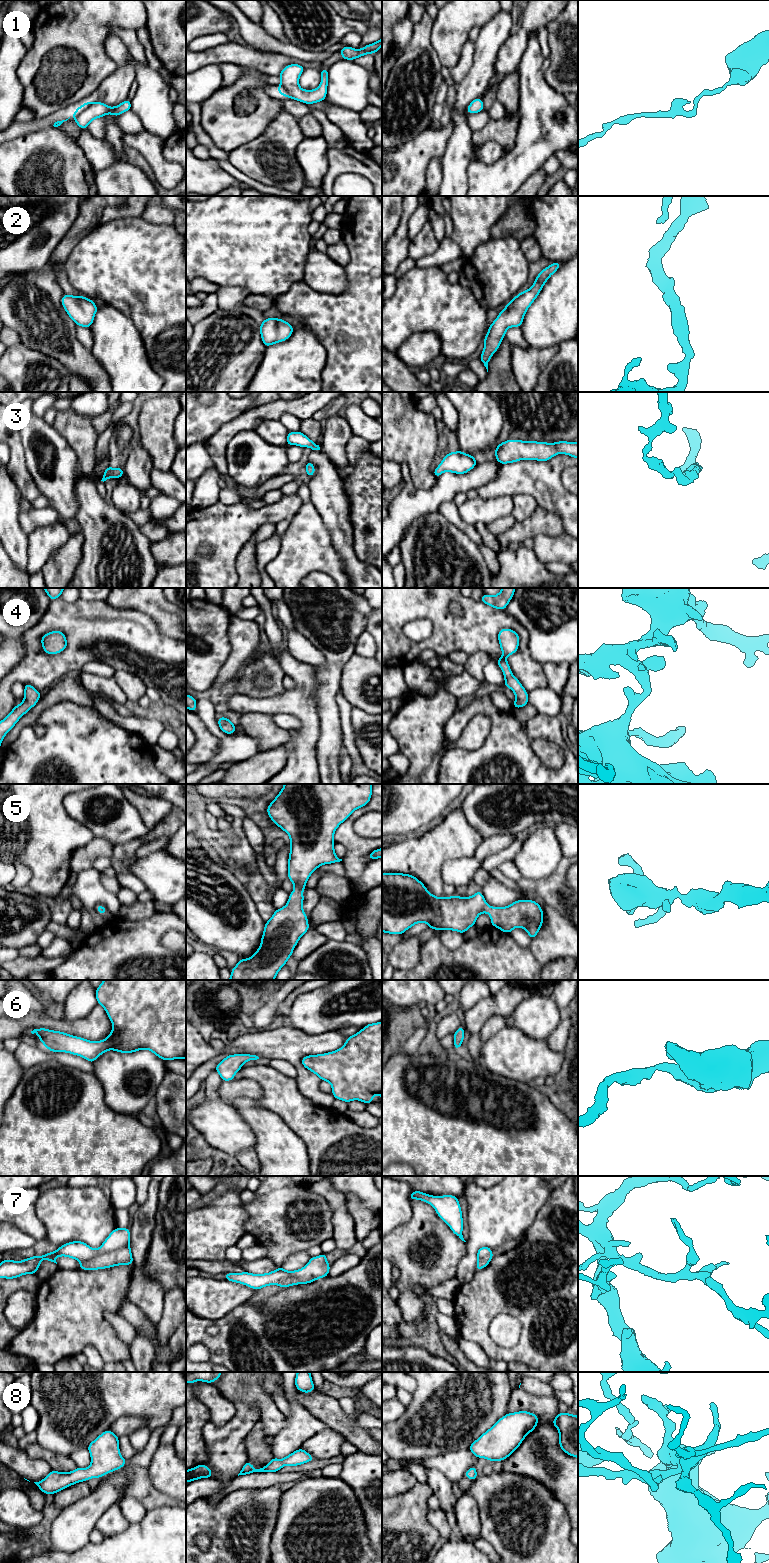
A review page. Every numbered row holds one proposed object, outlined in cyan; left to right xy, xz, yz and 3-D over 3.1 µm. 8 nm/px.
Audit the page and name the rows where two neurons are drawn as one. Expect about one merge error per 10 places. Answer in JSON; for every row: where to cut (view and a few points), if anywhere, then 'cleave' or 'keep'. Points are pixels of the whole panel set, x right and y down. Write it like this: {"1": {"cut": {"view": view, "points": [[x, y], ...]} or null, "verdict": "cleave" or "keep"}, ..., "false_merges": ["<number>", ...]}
{"1": {"cut": null, "verdict": "keep"}, "2": {"cut": null, "verdict": "keep"}, "3": {"cut": null, "verdict": "keep"}, "4": {"cut": null, "verdict": "keep"}, "5": {"cut": null, "verdict": "keep"}, "6": {"cut": null, "verdict": "keep"}, "7": {"cut": null, "verdict": "keep"}, "8": {"cut": null, "verdict": "keep"}, "false_merges": []}

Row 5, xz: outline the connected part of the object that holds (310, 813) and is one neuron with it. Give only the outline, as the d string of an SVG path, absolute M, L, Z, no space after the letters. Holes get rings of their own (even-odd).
M284 784L282 790L269 804L269 806L267 807L267 814L269 815L270 819L273 821L275 825L279 826L283 831L285 831L290 837L289 844L290 854L288 858L288 879L293 883L294 890L290 893L287 904L283 908L276 909L272 917L267 922L265 922L260 947L256 950L255 954L247 959L239 959L237 965L233 969L231 969L231 977L228 980L274 980L280 969L286 965L286 962L289 959L289 957L292 956L293 950L297 943L299 942L300 937L303 936L310 929L308 924L308 918L306 916L306 913L303 911L302 907L304 901L304 895L302 891L306 888L306 882L311 876L311 874L321 865L332 864L335 862L342 861L342 859L339 859L337 857L334 851L335 845L334 832L341 823L343 823L345 820L349 818L353 811L369 803L372 796L372 785L373 784Z

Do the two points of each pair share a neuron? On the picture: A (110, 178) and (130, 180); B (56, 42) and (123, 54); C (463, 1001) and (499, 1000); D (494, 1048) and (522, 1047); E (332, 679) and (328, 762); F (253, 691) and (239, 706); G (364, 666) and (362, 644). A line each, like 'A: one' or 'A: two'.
A: one
B: two
C: two
D: one
E: one
F: two
G: two

